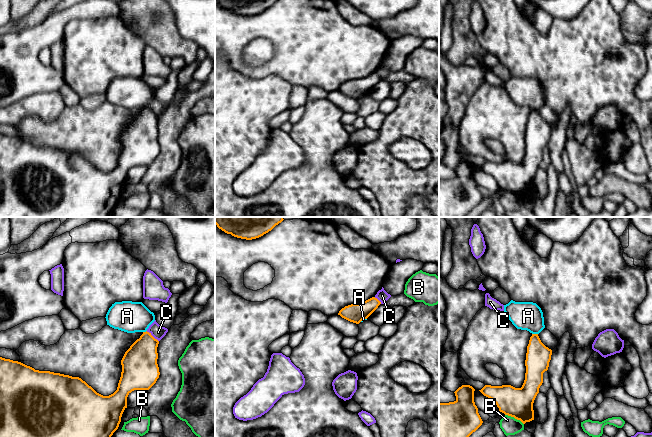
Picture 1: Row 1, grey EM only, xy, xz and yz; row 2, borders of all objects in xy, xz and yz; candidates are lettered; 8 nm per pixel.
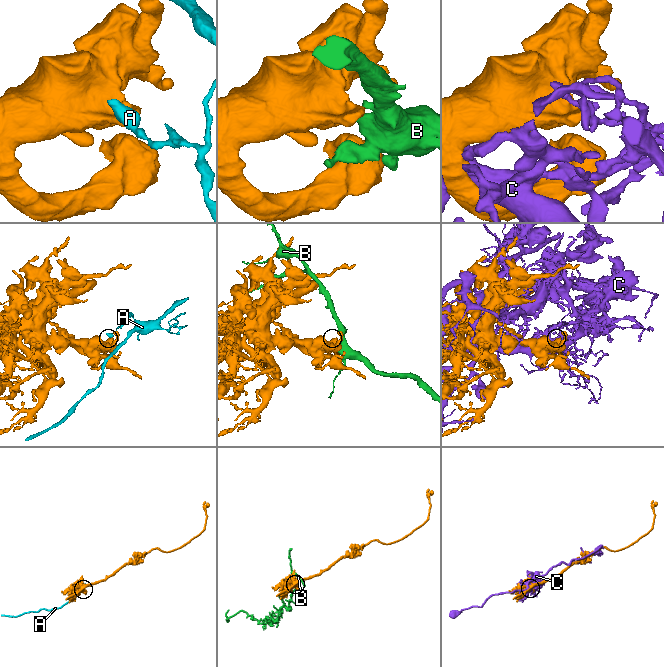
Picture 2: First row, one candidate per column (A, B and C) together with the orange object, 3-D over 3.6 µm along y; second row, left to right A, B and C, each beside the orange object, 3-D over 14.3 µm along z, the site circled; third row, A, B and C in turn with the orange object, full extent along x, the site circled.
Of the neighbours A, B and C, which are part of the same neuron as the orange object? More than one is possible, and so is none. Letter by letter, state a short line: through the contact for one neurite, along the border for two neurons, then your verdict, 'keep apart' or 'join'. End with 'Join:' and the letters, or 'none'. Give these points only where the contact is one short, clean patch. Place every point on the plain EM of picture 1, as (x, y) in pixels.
A: line yz (532, 109), (537, 110); keep apart
B: keep apart
C: keep apart
Join: none

